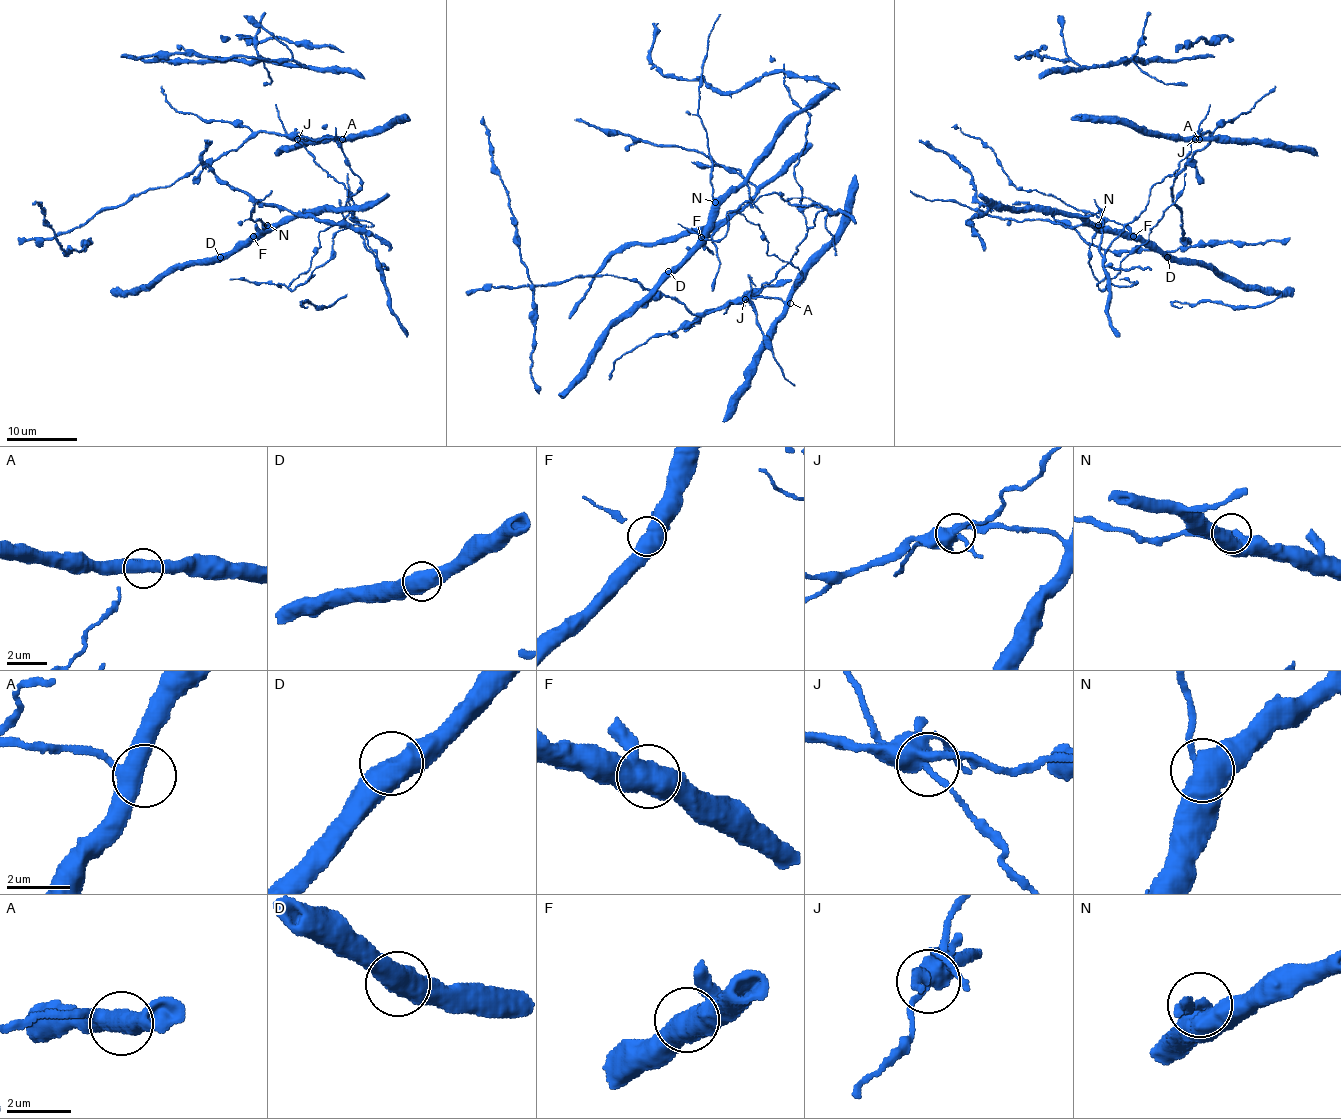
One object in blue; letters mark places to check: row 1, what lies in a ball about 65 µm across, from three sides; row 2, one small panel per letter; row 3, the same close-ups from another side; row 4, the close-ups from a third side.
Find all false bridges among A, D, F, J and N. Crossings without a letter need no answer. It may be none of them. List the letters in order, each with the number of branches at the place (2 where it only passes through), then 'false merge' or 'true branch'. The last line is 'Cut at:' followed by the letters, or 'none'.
A: 3 branches meet; true branch
D: 2 branches meet; true branch
F: 2 branches meet; true branch
J: 5 branches meet; false merge
N: 2 branches meet; false merge
Cut at: J, N

